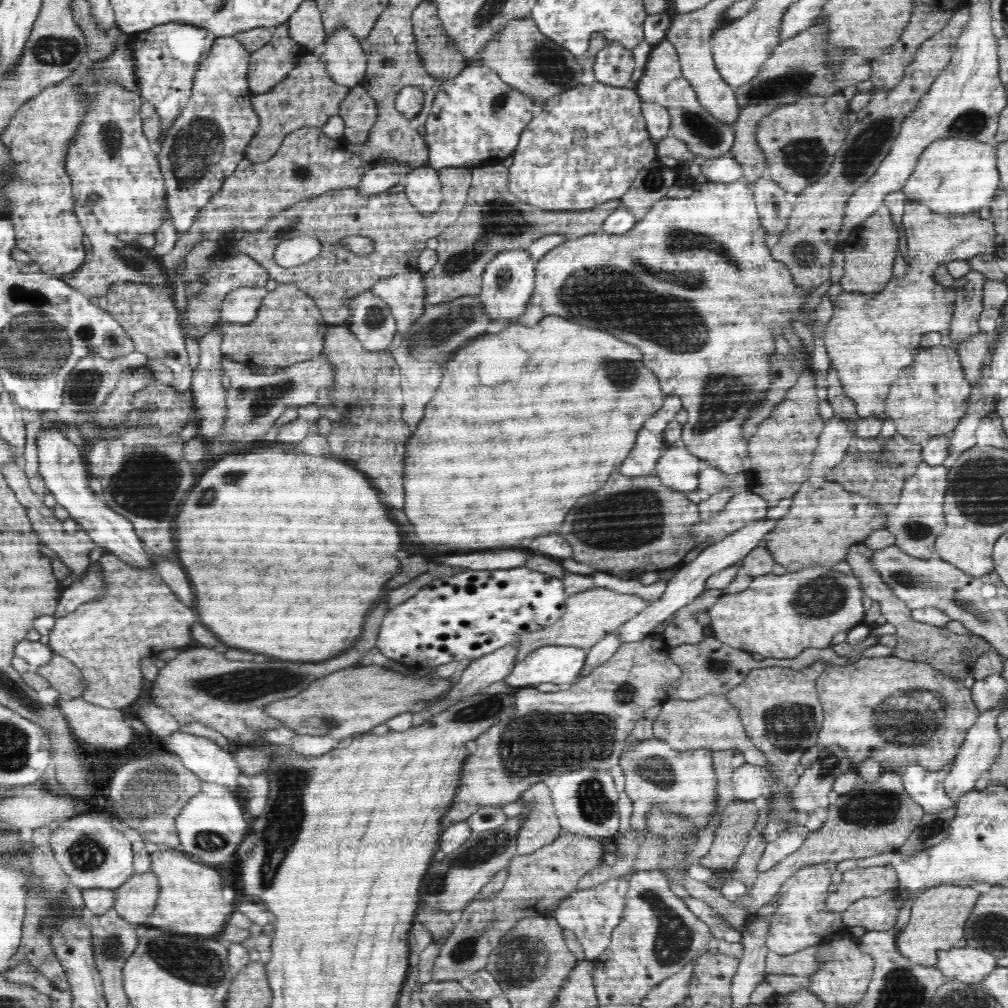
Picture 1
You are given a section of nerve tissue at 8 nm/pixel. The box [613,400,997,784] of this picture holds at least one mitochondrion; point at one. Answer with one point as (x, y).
(909, 717)

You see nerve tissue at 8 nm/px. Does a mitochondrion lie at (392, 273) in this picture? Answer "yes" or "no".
no

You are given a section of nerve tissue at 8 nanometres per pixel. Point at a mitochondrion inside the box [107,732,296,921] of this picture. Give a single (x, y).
(167, 789)

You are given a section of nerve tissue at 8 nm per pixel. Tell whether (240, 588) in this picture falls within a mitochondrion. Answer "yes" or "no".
no

